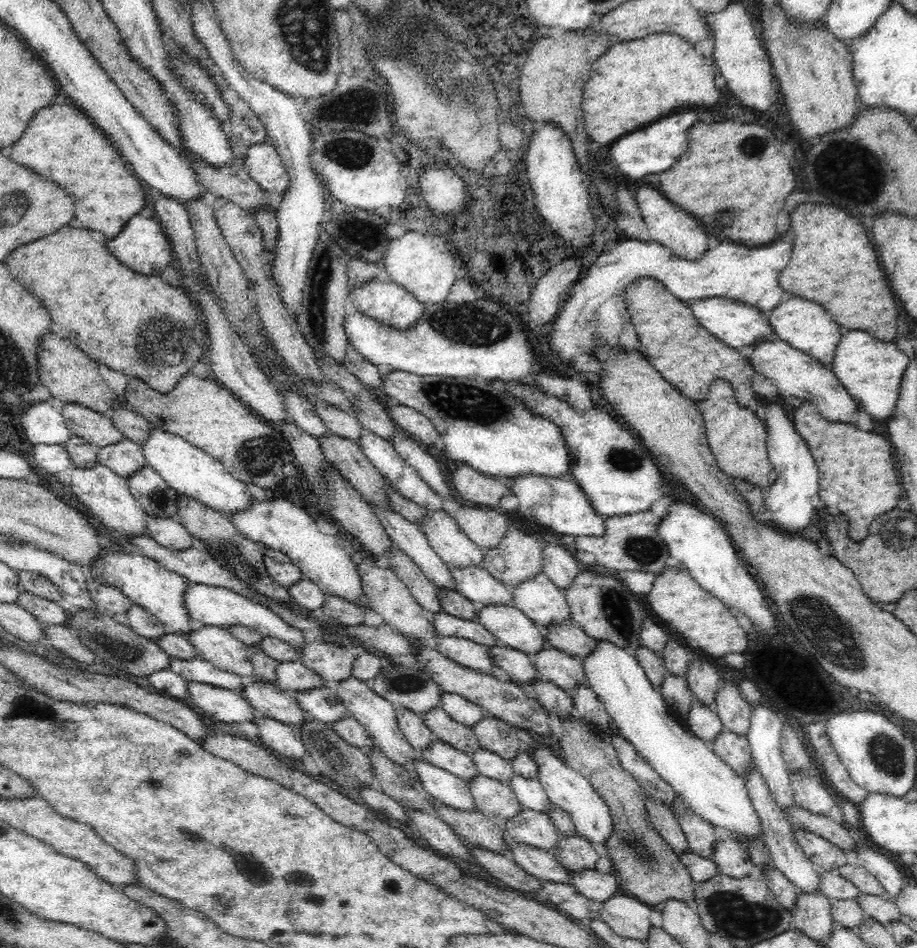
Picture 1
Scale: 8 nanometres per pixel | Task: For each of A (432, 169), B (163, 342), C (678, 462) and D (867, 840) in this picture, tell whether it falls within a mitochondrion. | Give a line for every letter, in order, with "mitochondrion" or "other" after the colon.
A: other
B: mitochondrion
C: other
D: other

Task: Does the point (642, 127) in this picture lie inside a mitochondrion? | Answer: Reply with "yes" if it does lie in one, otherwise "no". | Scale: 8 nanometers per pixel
no

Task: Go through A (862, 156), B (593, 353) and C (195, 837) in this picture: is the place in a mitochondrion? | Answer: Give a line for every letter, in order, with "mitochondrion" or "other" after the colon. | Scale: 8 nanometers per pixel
A: mitochondrion
B: other
C: mitochondrion

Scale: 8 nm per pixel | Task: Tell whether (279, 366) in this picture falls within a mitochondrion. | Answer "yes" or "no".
no

